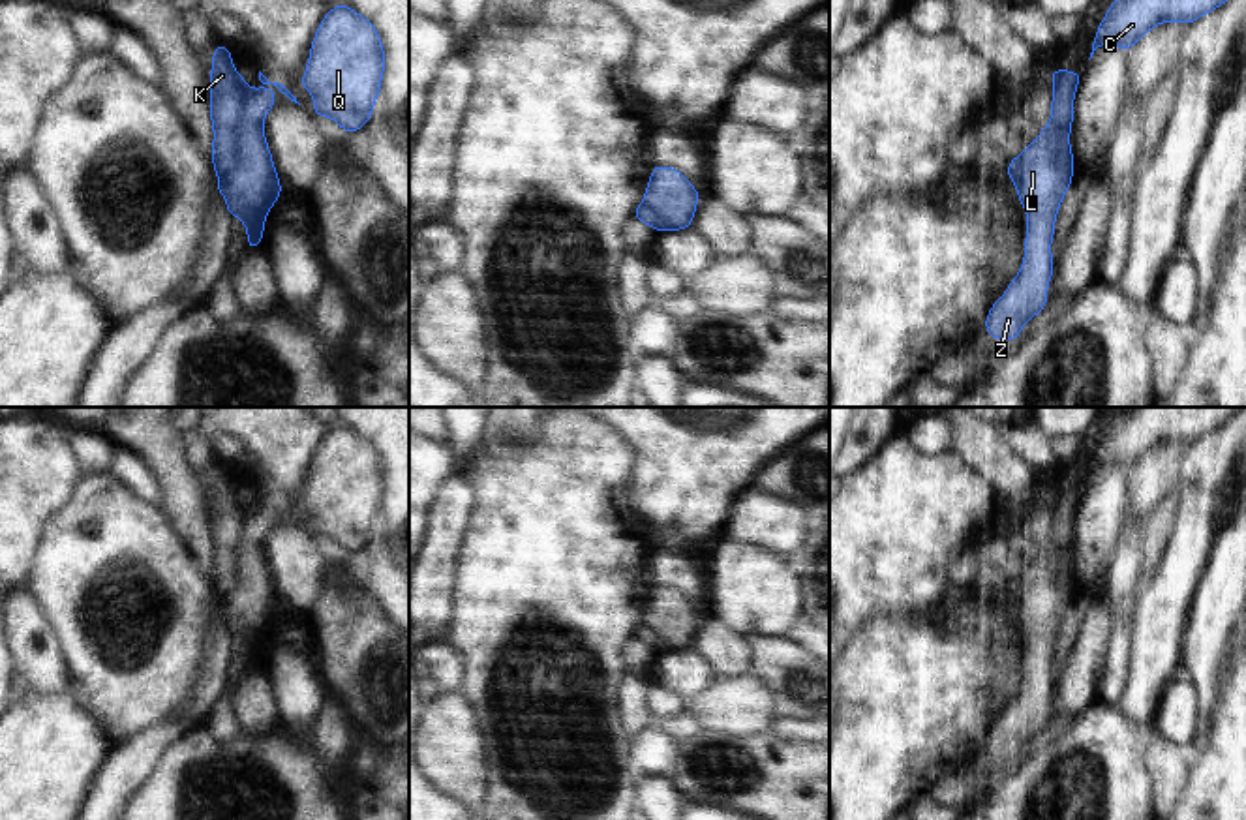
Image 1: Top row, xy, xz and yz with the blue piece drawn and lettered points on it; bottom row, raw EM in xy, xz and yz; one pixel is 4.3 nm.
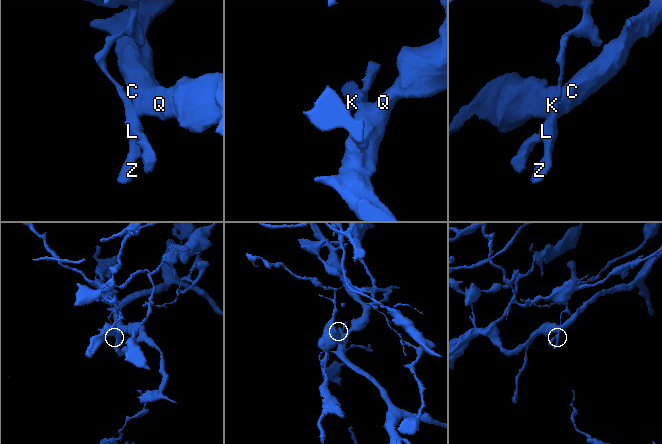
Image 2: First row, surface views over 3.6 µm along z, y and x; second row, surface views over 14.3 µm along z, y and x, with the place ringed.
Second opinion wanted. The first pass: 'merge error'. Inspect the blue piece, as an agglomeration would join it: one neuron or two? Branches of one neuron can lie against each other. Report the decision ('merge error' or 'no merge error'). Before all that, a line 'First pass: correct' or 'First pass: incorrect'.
First pass: correct
merge error

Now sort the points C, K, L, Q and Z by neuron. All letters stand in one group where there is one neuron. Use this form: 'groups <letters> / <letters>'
groups C L Q Z / K

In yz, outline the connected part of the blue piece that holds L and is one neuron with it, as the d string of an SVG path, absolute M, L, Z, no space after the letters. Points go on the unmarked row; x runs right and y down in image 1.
M1051 539L1043 552L1008 584L1006 593L1026 630L1026 664L1019 694L987 734L985 752L995 760L1015 762L1021 749L1047 726L1047 707L1055 689L1051 676L1055 640L1073 602L1071 591L1058 585L1060 576L1073 578L1073 570L1070 557L1058 557Z

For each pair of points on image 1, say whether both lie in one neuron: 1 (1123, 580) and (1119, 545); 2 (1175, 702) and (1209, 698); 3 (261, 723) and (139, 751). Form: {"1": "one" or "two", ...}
{"1": "one", "2": "two", "3": "two"}

